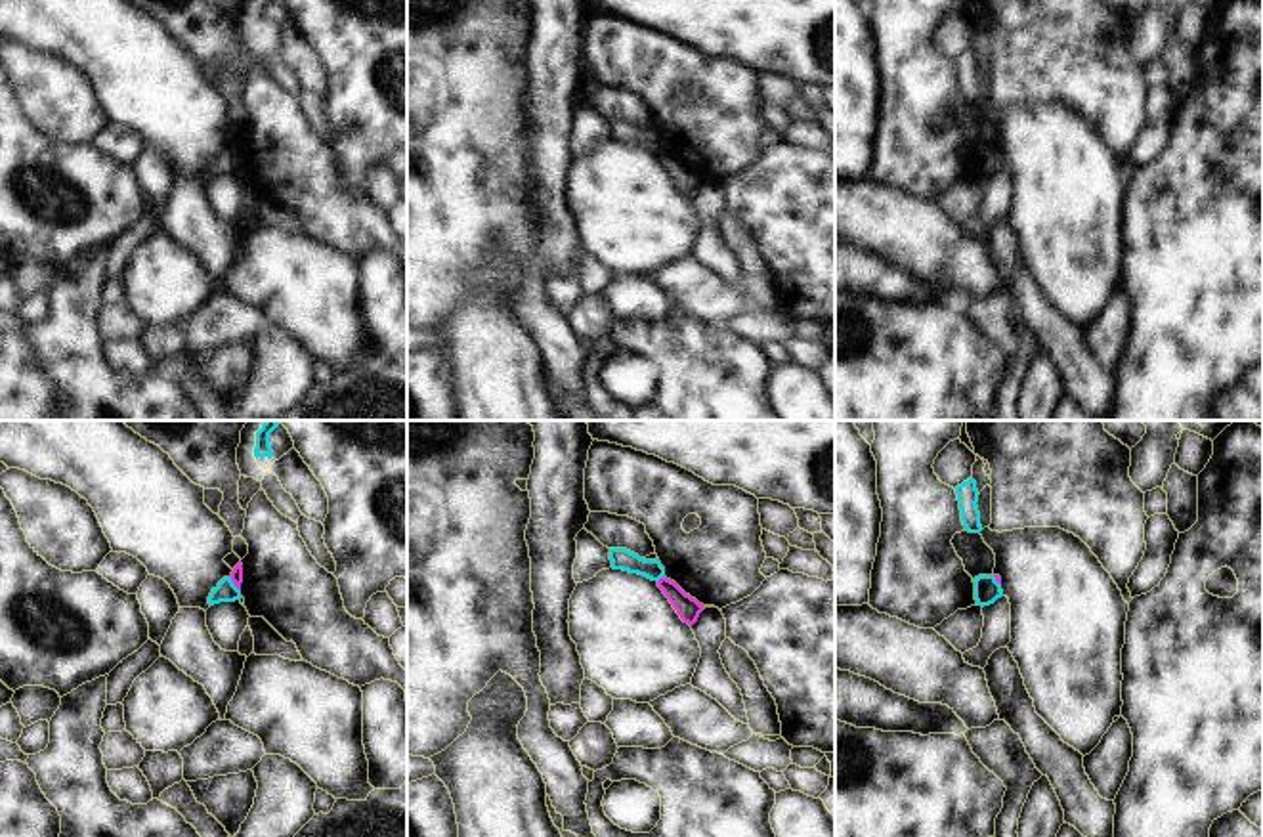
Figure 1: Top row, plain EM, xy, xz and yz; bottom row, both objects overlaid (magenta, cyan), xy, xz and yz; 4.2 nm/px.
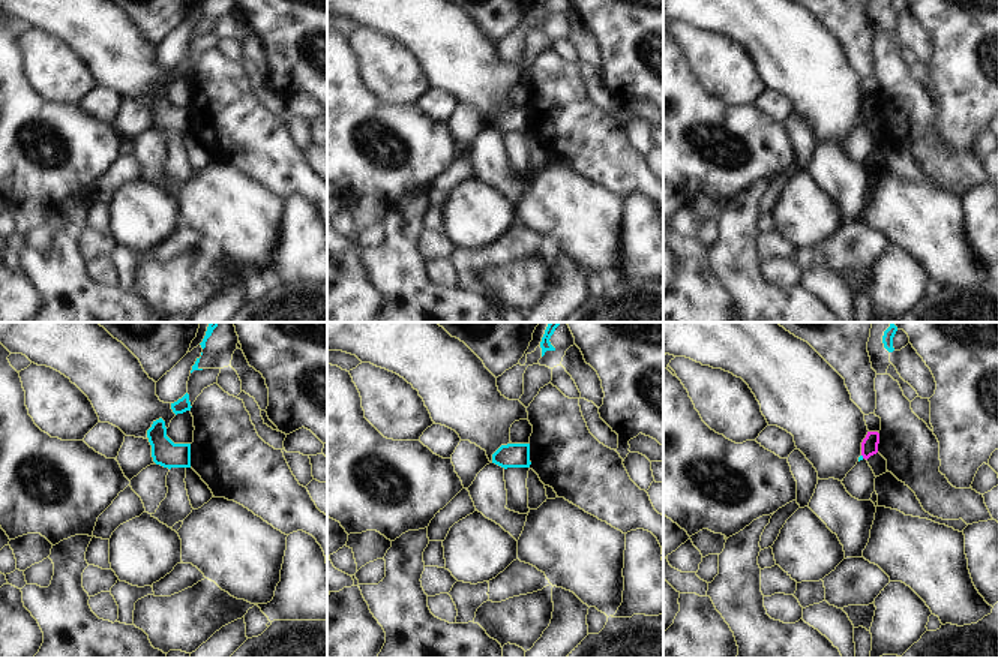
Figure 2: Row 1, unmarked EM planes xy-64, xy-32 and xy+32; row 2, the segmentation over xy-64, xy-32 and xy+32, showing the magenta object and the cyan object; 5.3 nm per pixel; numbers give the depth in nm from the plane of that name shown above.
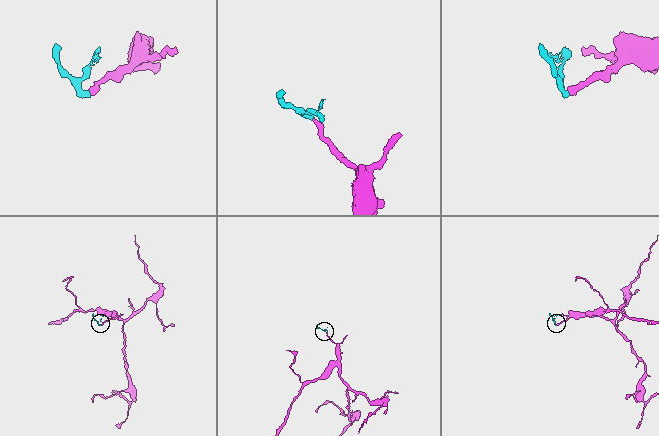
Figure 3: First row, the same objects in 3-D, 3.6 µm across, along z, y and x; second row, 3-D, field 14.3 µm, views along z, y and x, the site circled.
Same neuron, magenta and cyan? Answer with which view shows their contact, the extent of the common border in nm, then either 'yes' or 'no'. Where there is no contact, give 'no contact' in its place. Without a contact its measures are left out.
meets magenta in xy; contact 80 nm long; no

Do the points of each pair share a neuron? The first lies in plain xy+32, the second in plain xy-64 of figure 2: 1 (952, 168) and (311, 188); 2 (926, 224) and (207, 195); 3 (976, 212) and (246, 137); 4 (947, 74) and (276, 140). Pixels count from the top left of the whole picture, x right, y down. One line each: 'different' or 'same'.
1: same
2: same
3: different
4: different

